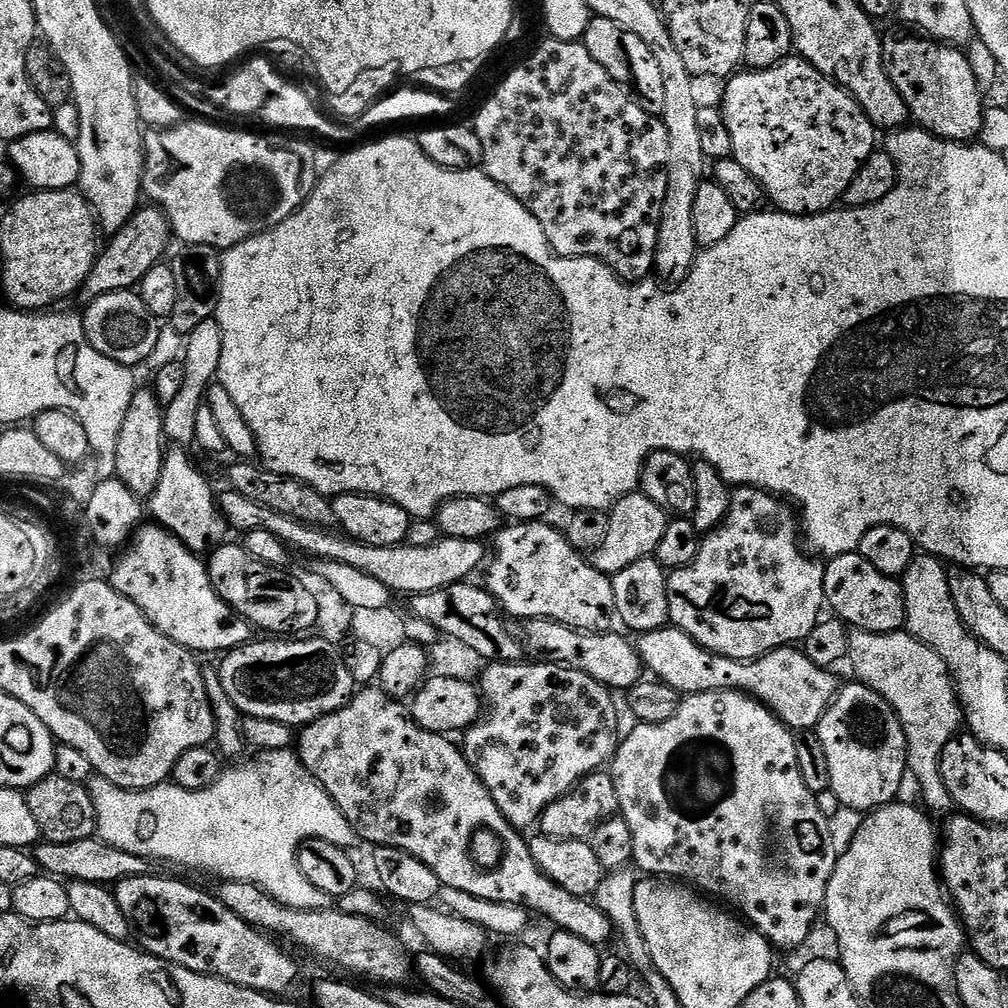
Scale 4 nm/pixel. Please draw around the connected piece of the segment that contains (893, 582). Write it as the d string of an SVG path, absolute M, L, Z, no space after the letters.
M859 551L831 557L824 564L824 598L830 612L832 608L831 615L835 619L843 620L849 629L886 634L887 632L899 632L905 627L906 602L901 581L882 574L882 570L874 570L874 566L870 566L870 562L866 562L866 558L862 558Z

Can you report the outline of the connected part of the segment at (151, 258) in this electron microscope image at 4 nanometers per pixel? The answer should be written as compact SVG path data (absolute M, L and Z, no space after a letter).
M141 207L132 215L130 222L126 222L126 226L122 226L122 230L114 233L109 240L112 241L109 244L107 241L106 247L96 257L94 266L90 270L83 288L78 293L78 300L81 300L81 305L91 304L102 294L135 289L140 280L146 278L149 270L165 259L164 251L168 248L168 240L170 241L168 220L159 207Z

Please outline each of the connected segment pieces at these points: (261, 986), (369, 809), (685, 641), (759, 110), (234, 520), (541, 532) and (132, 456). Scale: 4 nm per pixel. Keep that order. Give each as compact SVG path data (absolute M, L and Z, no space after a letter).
M155 874L121 880L115 885L114 891L122 914L126 914L135 935L140 935L139 947L149 956L157 956L167 964L177 964L203 976L217 976L226 982L234 982L238 986L263 992L273 998L295 986L296 964L276 945L279 943L259 928L252 928L246 922L242 922L242 918L238 918L238 914L234 914L222 901L216 899L211 891L203 892L192 884L183 884L180 880L167 880L166 877Z
M364 686L353 695L348 703L339 708L337 712L326 714L322 718L318 718L313 724L303 725L301 734L298 736L298 755L301 762L306 766L306 770L312 775L312 778L328 791L328 796L338 806L338 810L342 810L342 814L350 822L350 826L359 834L361 841L366 845L379 846L381 848L401 848L406 850L406 854L414 854L414 858L418 858L418 862L426 862L426 866L430 866L430 870L434 870L434 874L438 874L441 885L444 888L453 888L454 890L463 890L466 894L474 894L474 898L482 898L490 902L502 902L503 904L513 904L514 906L522 906L527 908L529 913L540 916L546 916L548 919L556 923L555 927L562 932L570 934L578 934L580 938L586 938L586 942L597 946L604 946L611 936L614 936L614 929L610 918L606 918L606 914L591 899L583 896L575 896L570 894L570 890L562 890L562 886L558 886L545 876L536 864L536 859L532 857L532 849L527 839L523 840L521 829L513 826L512 823L504 817L502 810L498 808L490 790L480 780L479 773L462 751L459 743L451 744L447 735L431 732L426 730L422 725L416 722L412 716L409 705L401 702L388 695L383 688L379 686Z
M659 628L639 637L638 651L643 667L664 684L674 686L681 694L694 692L747 692L793 730L812 730L827 714L838 695L838 683L829 669L818 666L796 646L776 648L756 660L735 660L708 652L682 629Z
M796 54L789 56L780 64L775 64L773 68L737 71L725 84L728 85L724 88L722 111L726 122L726 130L730 130L731 159L742 162L742 167L748 173L754 174L754 178L758 178L758 182L762 182L769 201L779 211L789 212L792 216L817 216L820 212L835 209L838 201L844 195L846 186L850 186L850 182L854 182L854 174L858 174L860 167L872 157L873 151L877 147L876 135L878 135L878 129L871 118L860 109L860 103L847 90L841 88L835 80L829 80L827 76L822 76L809 60L802 60Z
M225 490L219 493L218 503L220 510L224 514L225 520L228 522L228 527L233 533L247 534L254 530L270 530L270 534L274 534L279 540L284 541L289 549L300 552L305 552L308 556L313 556L313 561L319 562L329 560L330 562L342 562L346 566L354 566L354 570L362 570L362 574L370 574L370 578L378 578L378 582L382 582L384 586L392 591L393 594L405 592L408 598L413 596L421 596L430 590L442 590L446 586L454 586L455 584L465 583L476 571L483 569L486 564L486 556L484 560L483 540L467 540L466 538L454 538L449 540L442 538L437 541L434 546L422 546L415 548L406 542L398 546L370 546L363 544L350 536L341 534L336 530L327 528L315 528L309 524L298 522L294 518L286 518L286 514L278 514L274 510L266 510L266 506L258 506L258 502L250 502L250 498L246 498L246 494L238 494L231 490Z
M537 522L535 524L518 524L513 523L511 526L505 527L503 530L496 533L494 543L496 543L496 557L491 557L490 563L487 565L486 573L488 572L488 581L486 587L492 593L492 597L496 600L497 605L509 617L517 616L520 622L530 620L557 620L560 624L565 624L571 628L575 628L582 632L610 632L617 627L620 615L618 614L618 606L614 603L614 586L612 585L612 576L606 572L599 572L596 567L589 562L581 553L576 551L576 547L568 541L567 535L563 531L560 532L556 528L551 528L551 523Z
M137 387L130 402L130 410L126 410L126 422L122 422L122 434L118 434L115 479L122 481L134 495L141 498L151 496L158 486L158 478L162 478L162 466L166 455L164 409L165 405L158 402L151 387Z

